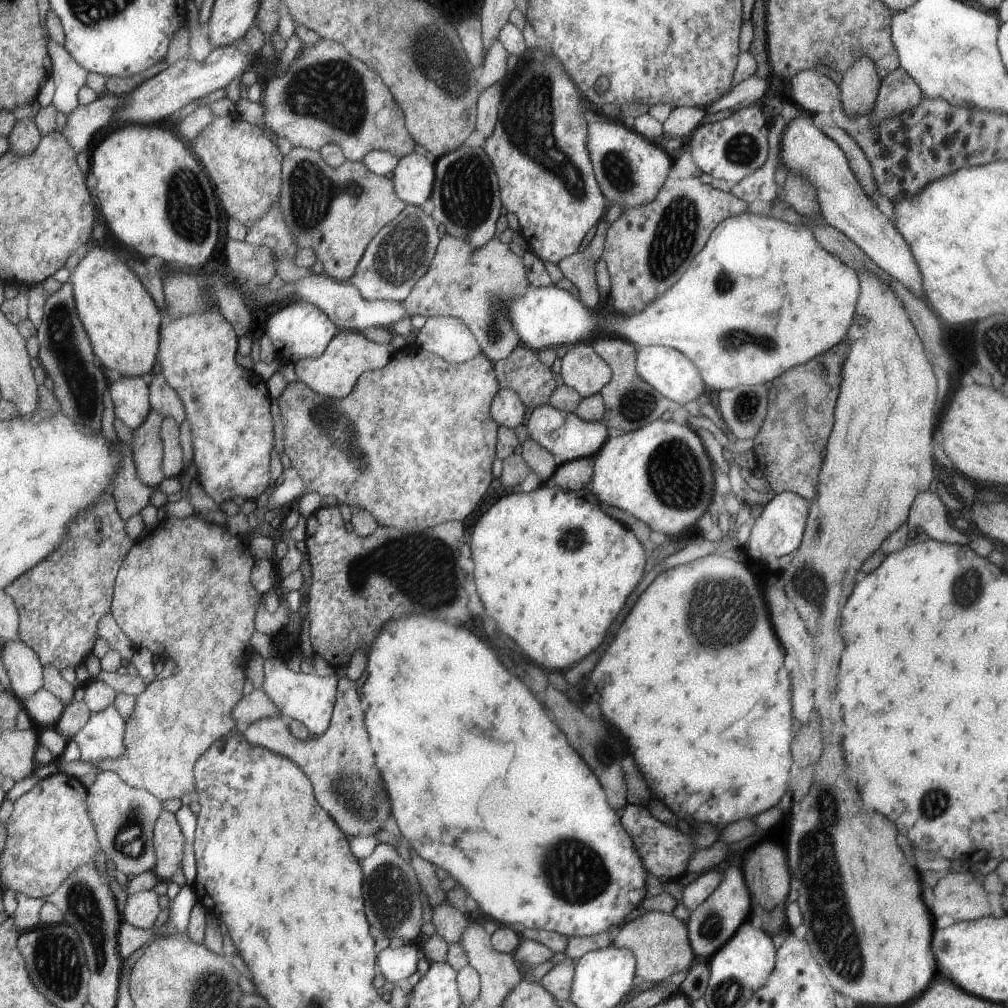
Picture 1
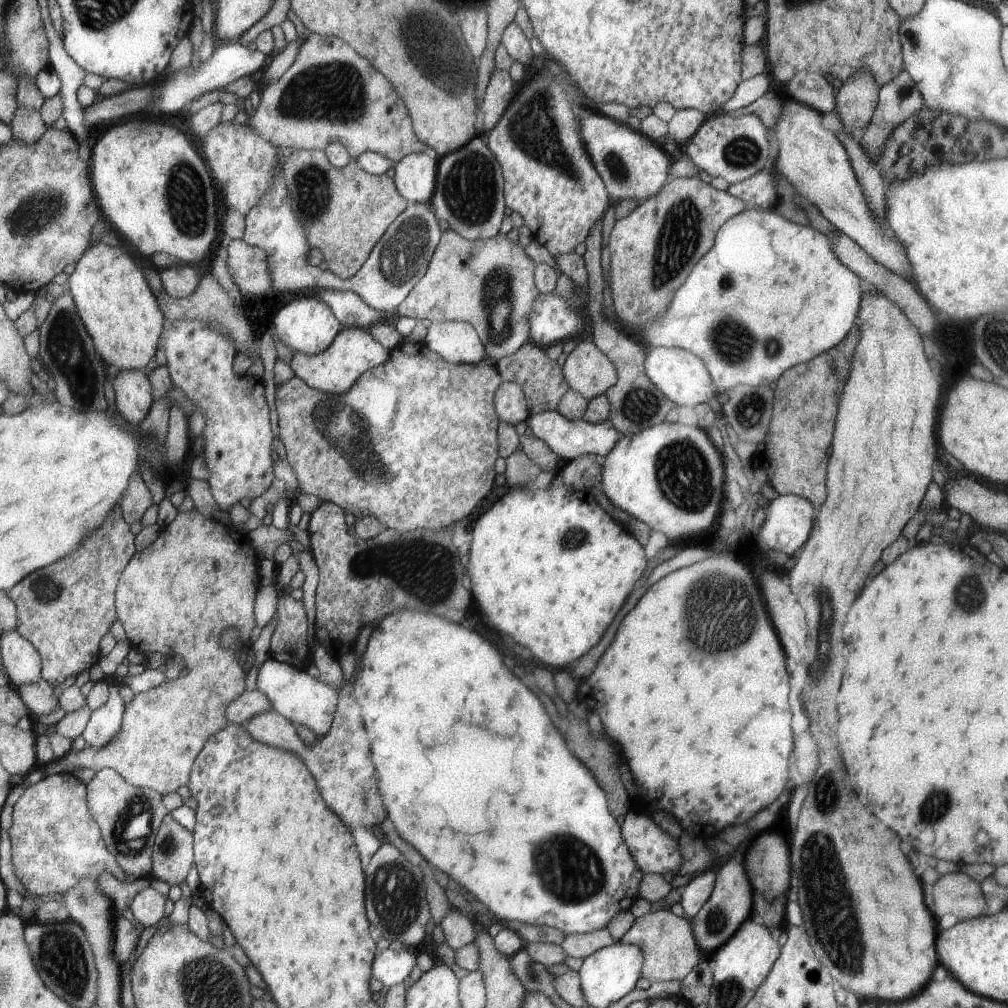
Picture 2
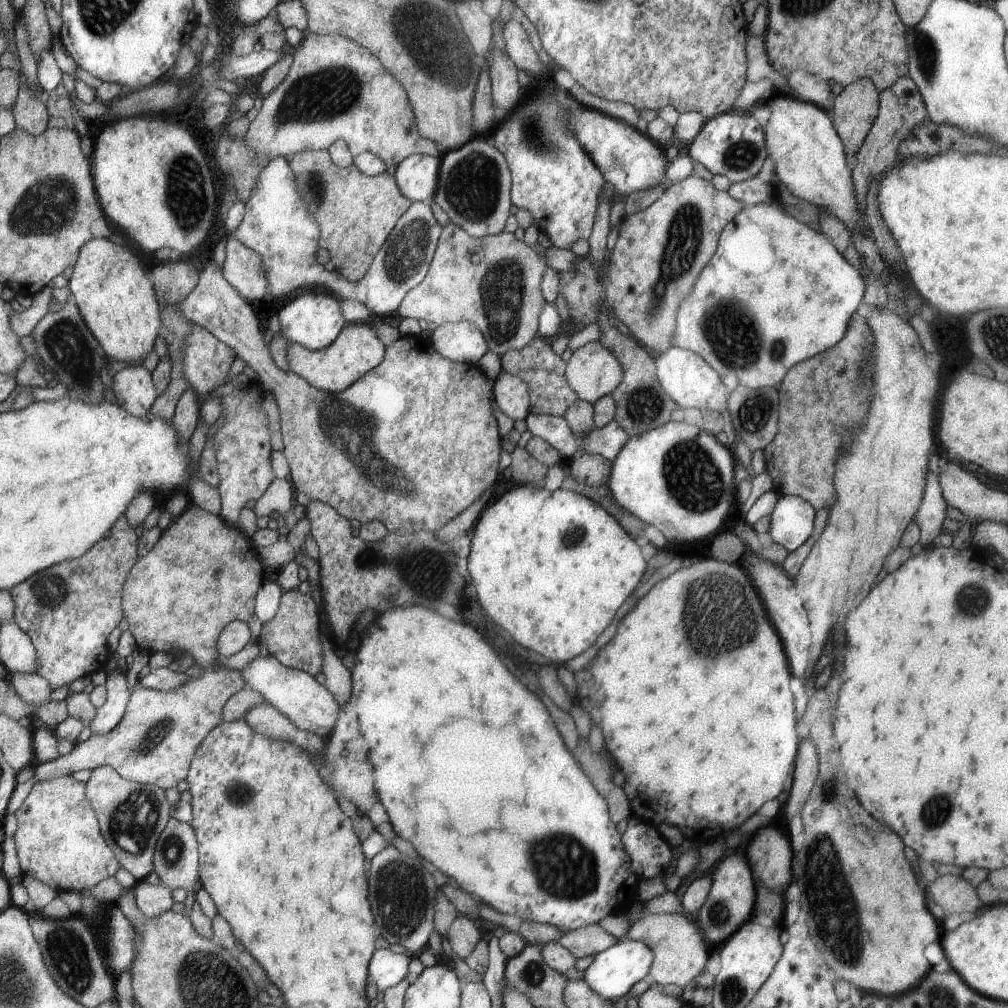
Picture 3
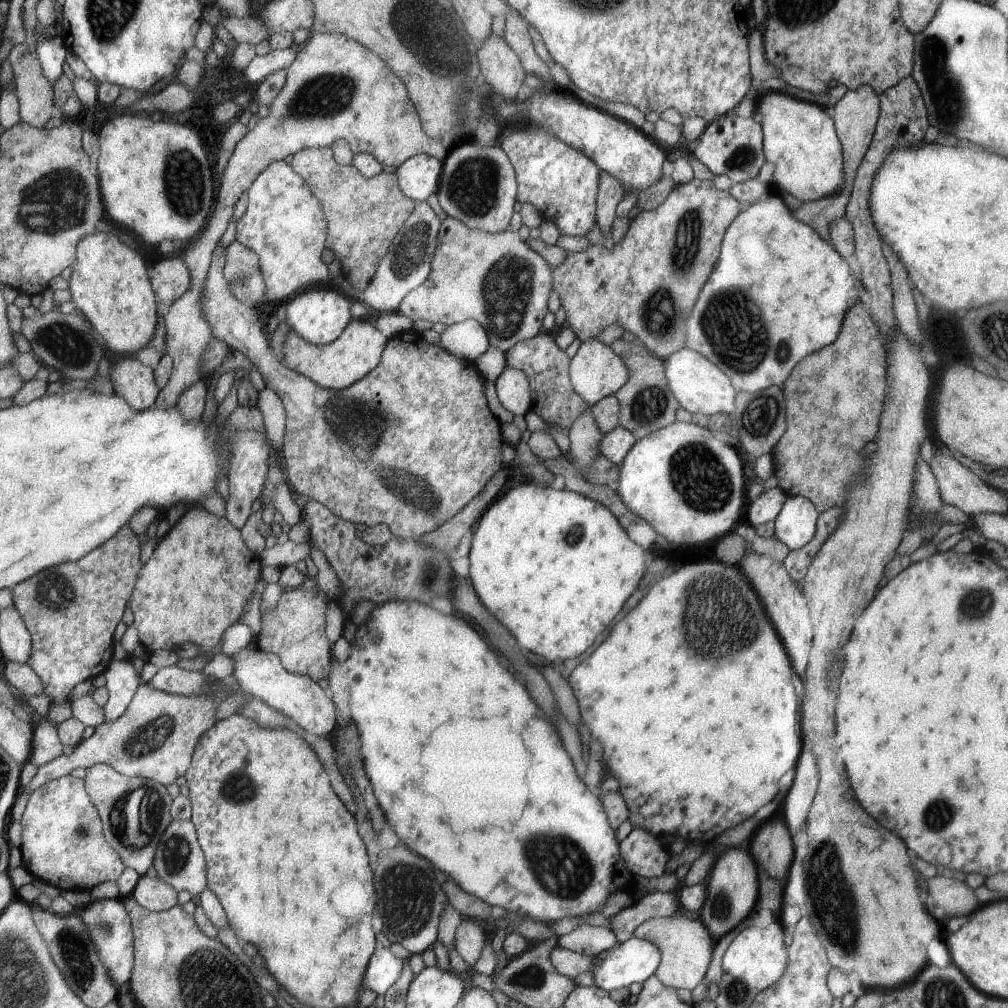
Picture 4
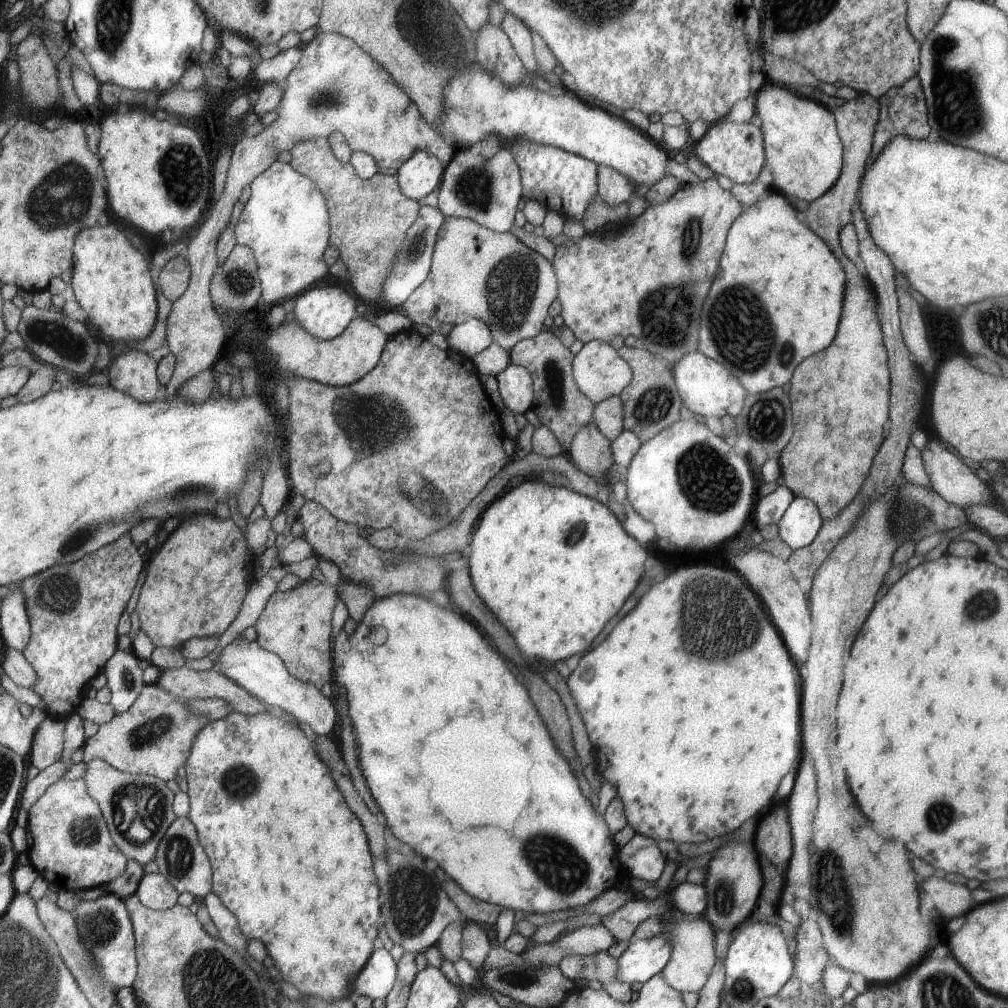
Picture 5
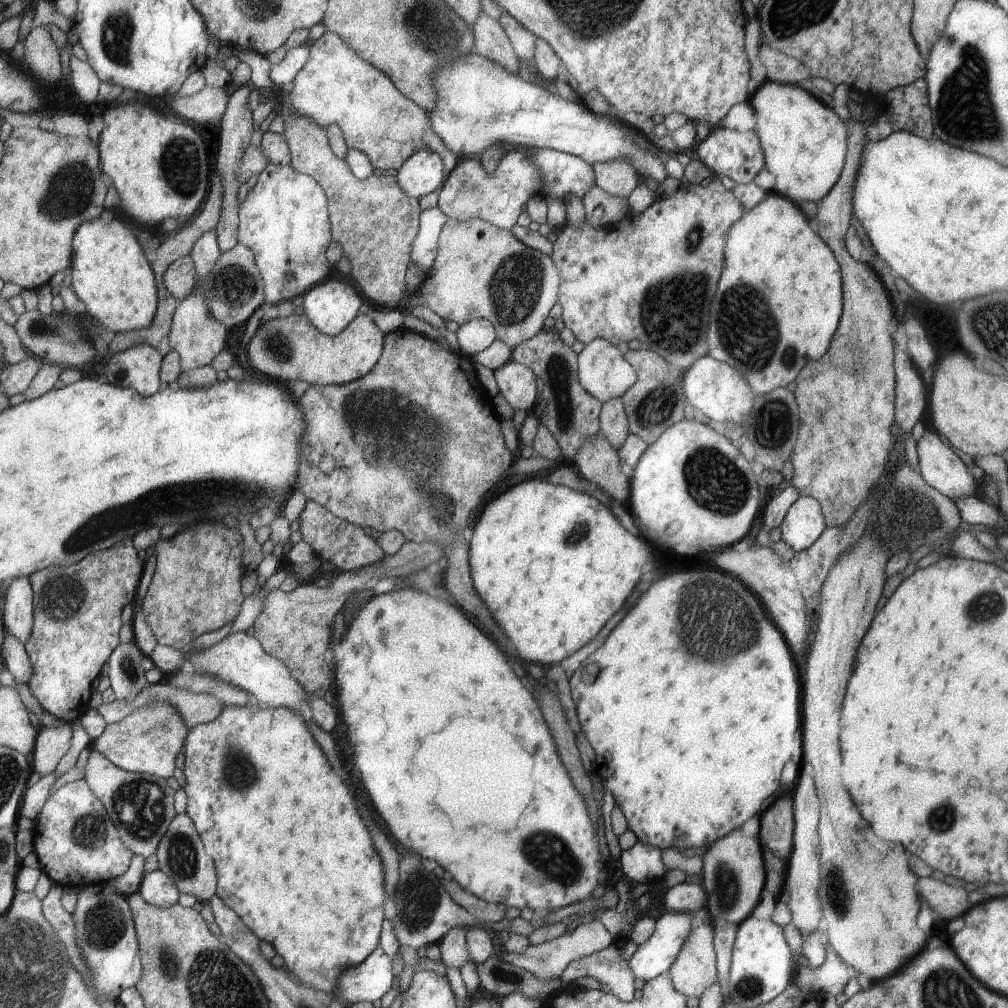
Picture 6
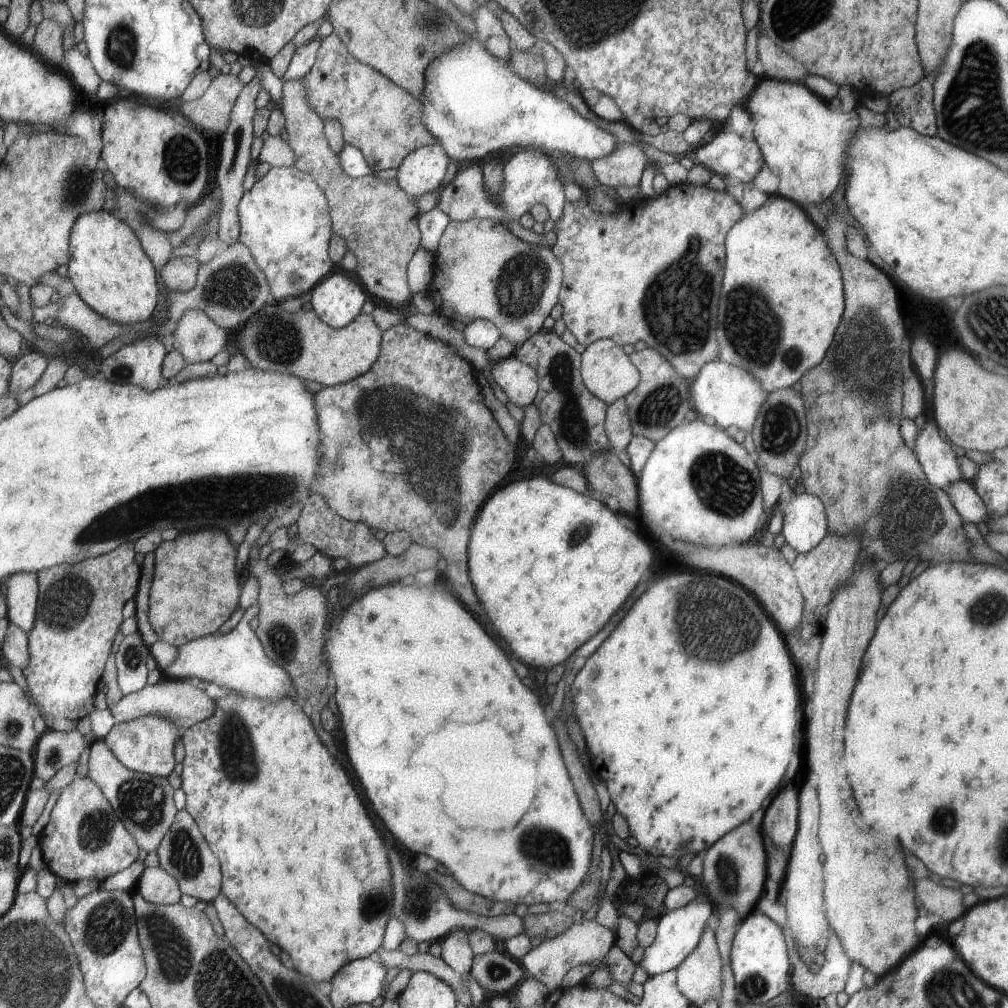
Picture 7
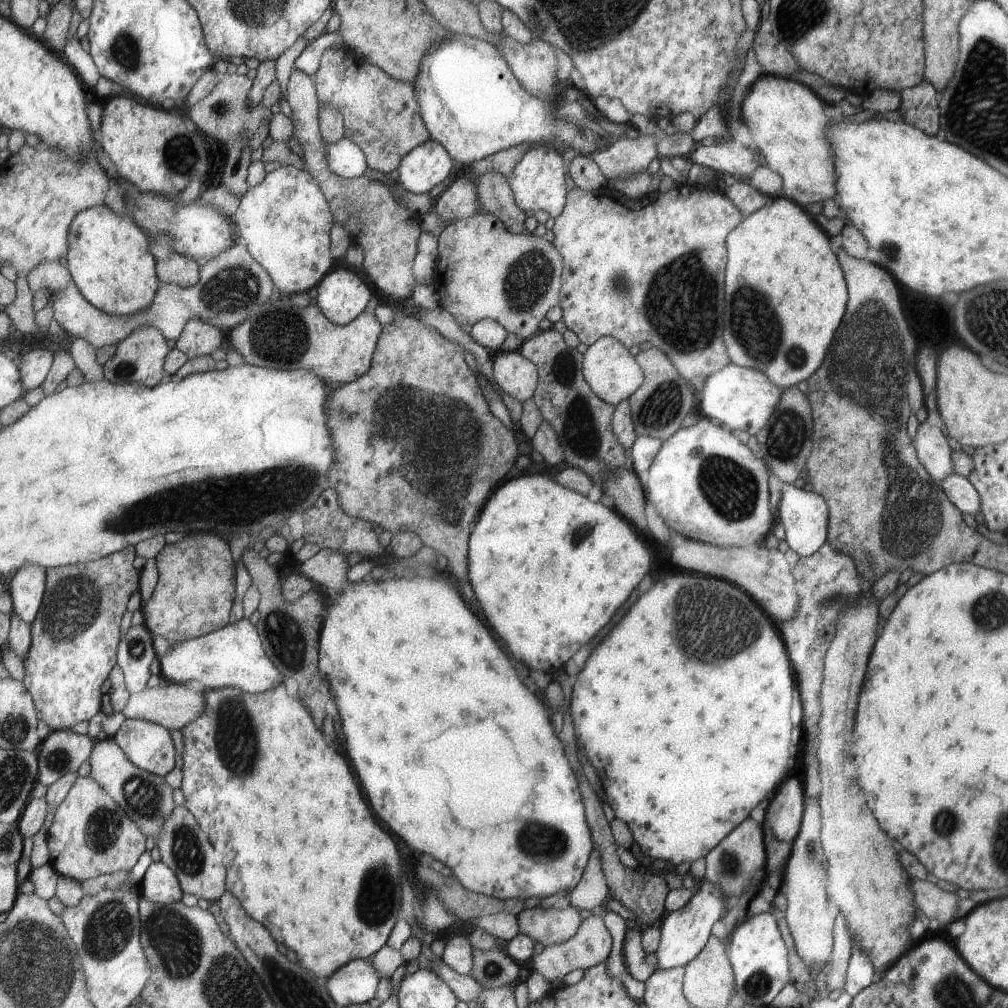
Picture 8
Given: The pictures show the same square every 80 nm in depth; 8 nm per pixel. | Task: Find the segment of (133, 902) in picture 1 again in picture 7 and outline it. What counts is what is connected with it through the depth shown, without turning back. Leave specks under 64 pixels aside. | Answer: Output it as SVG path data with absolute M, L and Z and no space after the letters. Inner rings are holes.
M161 865L145 868L135 890L140 892L145 900L158 905L177 904L184 895L177 878Z

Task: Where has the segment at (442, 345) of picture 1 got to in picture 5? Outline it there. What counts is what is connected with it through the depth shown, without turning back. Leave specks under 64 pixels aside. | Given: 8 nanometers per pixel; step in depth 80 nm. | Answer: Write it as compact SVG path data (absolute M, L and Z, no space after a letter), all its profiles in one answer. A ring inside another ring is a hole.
M474 318L453 325L446 337L448 348L463 356L473 356L492 343L489 327L482 320Z

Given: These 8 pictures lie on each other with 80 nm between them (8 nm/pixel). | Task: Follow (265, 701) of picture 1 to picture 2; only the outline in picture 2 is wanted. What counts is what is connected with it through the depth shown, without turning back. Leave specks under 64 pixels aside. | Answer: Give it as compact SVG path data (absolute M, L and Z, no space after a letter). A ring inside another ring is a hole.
M255 688L246 690L239 698L231 701L227 707L226 717L230 723L246 725L255 715L273 708L270 697Z

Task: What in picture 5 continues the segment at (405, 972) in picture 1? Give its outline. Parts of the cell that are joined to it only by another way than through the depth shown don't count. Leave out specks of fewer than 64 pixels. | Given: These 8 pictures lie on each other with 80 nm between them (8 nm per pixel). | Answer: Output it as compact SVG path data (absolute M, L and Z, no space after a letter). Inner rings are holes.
M376 948L361 971L350 982L351 996L364 996L371 1000L384 998L394 987L398 965L389 951Z

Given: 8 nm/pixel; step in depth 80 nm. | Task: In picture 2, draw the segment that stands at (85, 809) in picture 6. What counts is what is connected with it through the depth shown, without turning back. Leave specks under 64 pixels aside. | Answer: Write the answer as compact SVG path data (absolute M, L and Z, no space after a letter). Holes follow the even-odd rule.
M59 773L30 786L16 802L14 825L9 830L13 870L31 893L41 897L51 892L66 893L82 879L97 881L104 873L126 880L127 873L103 838L88 799L87 784L72 773Z

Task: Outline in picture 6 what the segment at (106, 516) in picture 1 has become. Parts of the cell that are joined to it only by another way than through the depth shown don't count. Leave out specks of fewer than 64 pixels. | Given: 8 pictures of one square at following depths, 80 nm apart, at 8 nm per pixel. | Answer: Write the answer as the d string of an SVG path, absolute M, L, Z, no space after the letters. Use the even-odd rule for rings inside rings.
M128 537L106 551L91 553L72 565L51 565L34 572L30 577L34 586L34 631L26 642L34 673L27 683L41 707L55 717L75 722L90 708L91 694L101 676L101 668L121 644L119 632L123 626L121 612L127 604L134 605L135 594L143 576L143 560L134 540Z

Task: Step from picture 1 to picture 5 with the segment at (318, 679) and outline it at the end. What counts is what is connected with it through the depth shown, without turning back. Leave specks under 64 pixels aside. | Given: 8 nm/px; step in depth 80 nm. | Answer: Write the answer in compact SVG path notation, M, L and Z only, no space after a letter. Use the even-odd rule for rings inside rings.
M235 639L221 651L214 668L240 684L259 700L265 701L270 707L281 708L294 716L310 733L326 735L337 722L335 708L329 699L321 694L321 689L295 678L286 667L282 656L264 649L257 640L249 642L246 639Z

